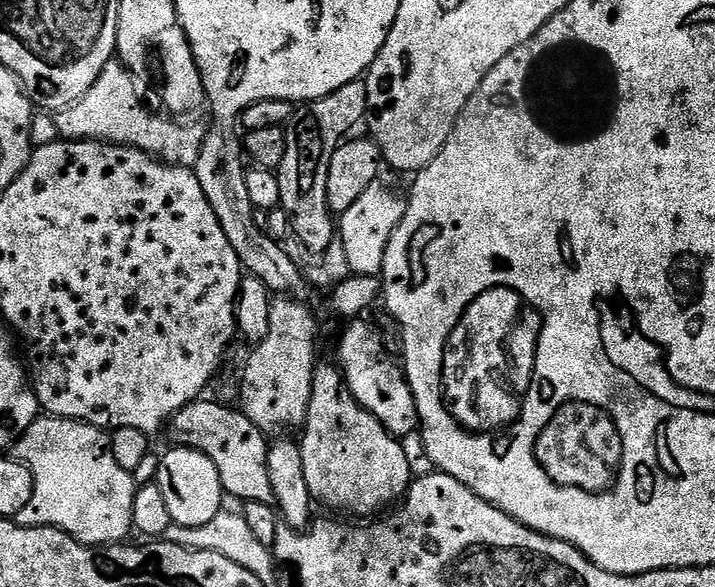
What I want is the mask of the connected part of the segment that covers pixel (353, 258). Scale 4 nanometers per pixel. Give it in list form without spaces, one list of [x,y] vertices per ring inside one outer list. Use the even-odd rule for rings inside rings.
[[[379,180],[368,186],[362,197],[339,219],[338,234],[353,275],[379,277],[383,273],[386,246],[405,216],[407,201],[392,192],[384,183],[385,181]]]

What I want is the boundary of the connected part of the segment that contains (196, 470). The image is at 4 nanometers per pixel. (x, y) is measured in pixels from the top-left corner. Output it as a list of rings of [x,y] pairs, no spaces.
[[[172,446],[168,453],[163,453],[154,482],[162,490],[162,498],[166,498],[166,506],[170,510],[173,525],[181,528],[206,526],[210,518],[221,512],[225,490],[222,478],[218,474],[218,466],[214,466],[214,462],[196,448]]]

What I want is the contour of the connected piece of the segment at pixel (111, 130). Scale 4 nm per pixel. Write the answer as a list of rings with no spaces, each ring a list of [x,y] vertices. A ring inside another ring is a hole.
[[[119,62],[107,64],[98,74],[98,82],[75,100],[55,113],[56,125],[66,140],[103,140],[113,144],[127,144],[140,148],[158,160],[173,166],[192,166],[200,157],[205,125],[196,118],[173,118],[171,115],[155,116],[144,109],[136,80],[131,71]]]

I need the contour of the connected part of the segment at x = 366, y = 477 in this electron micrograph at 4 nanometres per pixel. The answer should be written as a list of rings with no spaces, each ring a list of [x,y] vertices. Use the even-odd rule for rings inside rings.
[[[317,363],[312,379],[312,397],[308,403],[308,419],[302,425],[304,440],[299,441],[302,450],[302,468],[306,470],[306,486],[310,486],[313,501],[353,512],[356,518],[368,518],[371,512],[384,508],[401,499],[407,493],[414,477],[410,462],[406,462],[404,445],[374,418],[370,410],[359,404],[344,380],[344,373],[335,363]]]

